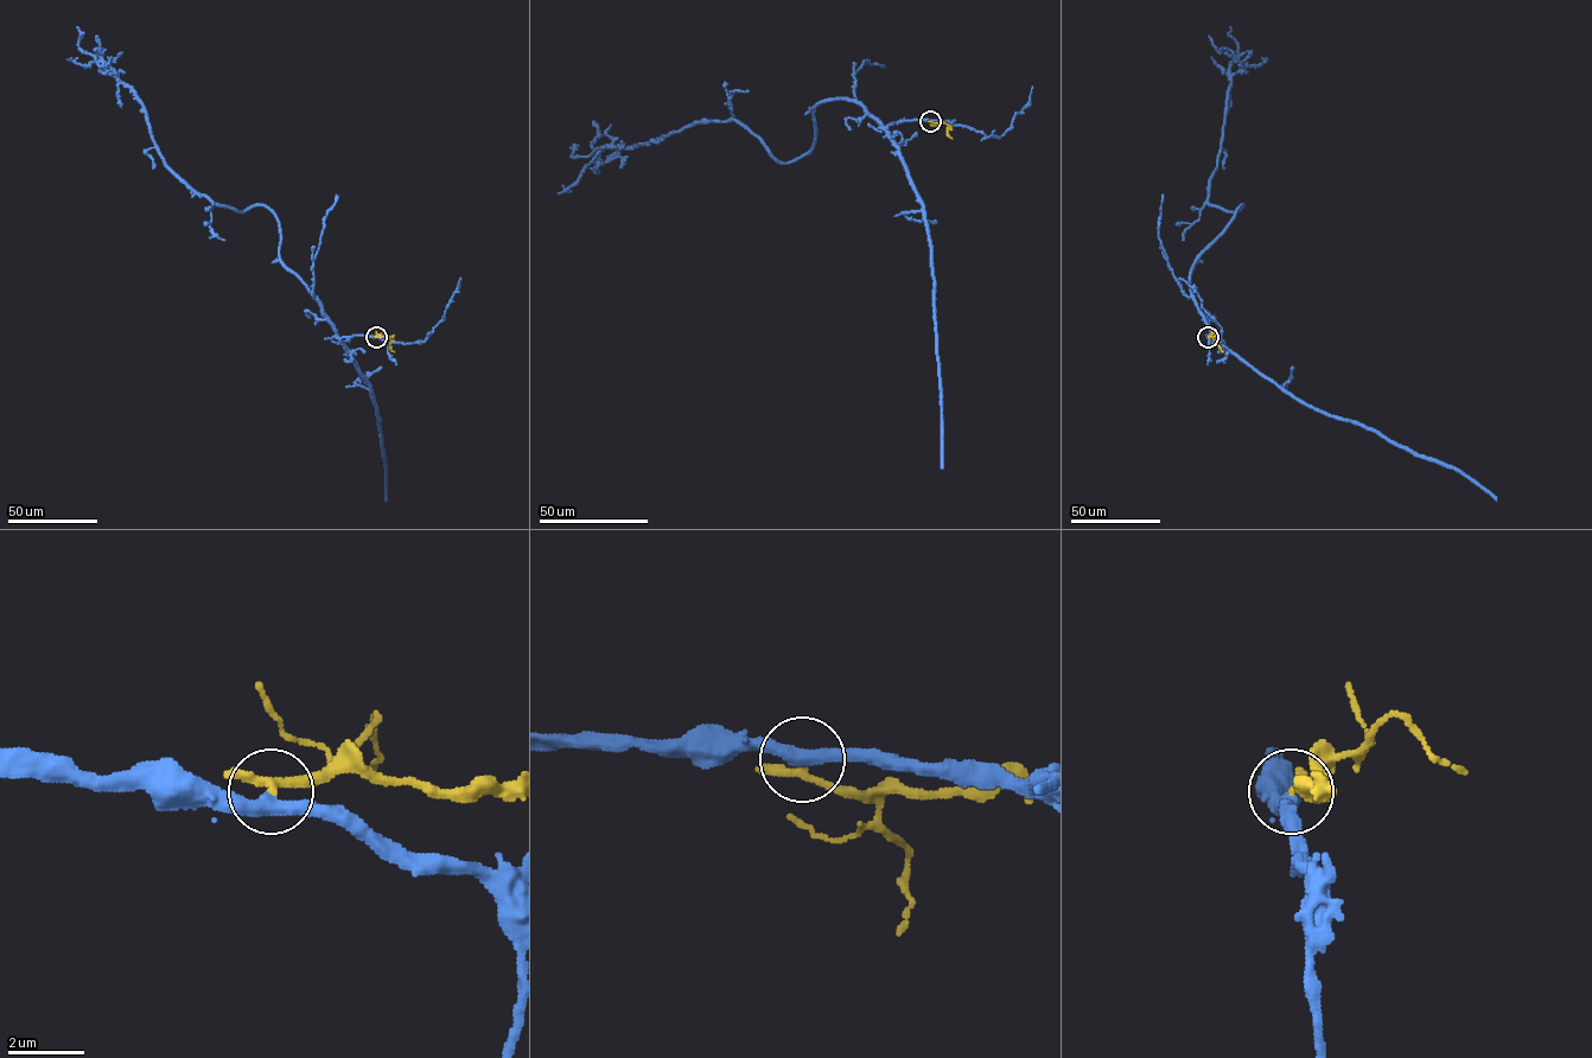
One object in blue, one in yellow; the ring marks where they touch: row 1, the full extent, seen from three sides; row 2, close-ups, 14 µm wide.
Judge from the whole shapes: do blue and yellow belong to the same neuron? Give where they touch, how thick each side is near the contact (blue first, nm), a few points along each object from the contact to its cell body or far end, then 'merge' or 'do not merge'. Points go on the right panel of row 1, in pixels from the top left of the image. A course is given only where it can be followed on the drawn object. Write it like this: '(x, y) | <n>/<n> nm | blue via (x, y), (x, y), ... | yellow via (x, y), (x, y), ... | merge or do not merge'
(1208, 337) | 380/190 nm | blue via (1208, 337), (1214, 332), (1192, 294), (1190, 269), (1242, 205), (1226, 211), (1208, 202), (1237, 53), (1230, 27) | yellow via (1208, 337), (1222, 351) | do not merge

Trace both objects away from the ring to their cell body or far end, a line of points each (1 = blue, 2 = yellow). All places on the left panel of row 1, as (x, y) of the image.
1: (376, 337), (337, 336), (280, 260), (271, 211), (217, 205), (167, 165), (140, 100), (80, 48), (77, 27)
2: (376, 337), (389, 337), (394, 351)

